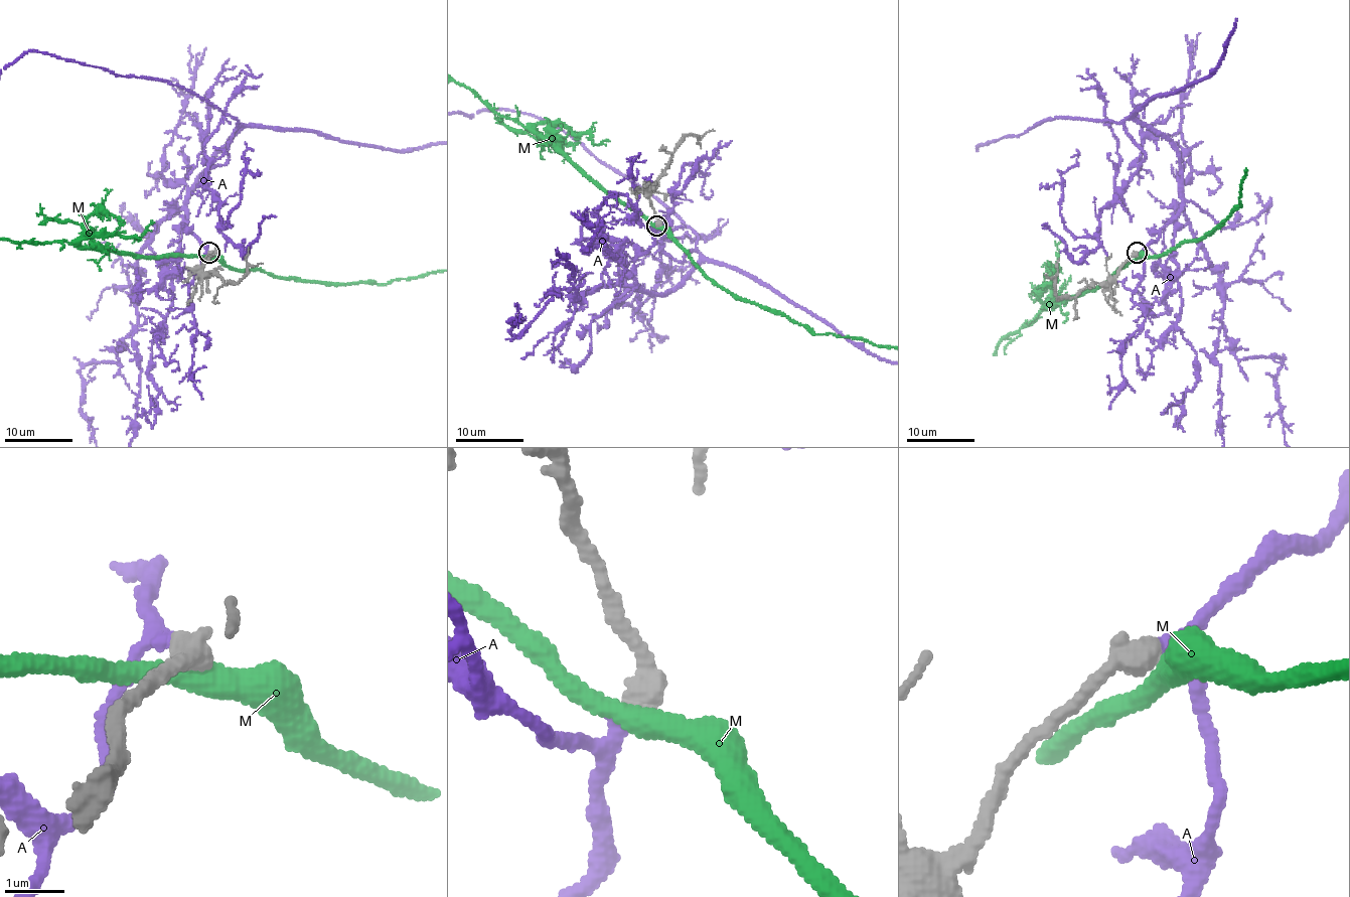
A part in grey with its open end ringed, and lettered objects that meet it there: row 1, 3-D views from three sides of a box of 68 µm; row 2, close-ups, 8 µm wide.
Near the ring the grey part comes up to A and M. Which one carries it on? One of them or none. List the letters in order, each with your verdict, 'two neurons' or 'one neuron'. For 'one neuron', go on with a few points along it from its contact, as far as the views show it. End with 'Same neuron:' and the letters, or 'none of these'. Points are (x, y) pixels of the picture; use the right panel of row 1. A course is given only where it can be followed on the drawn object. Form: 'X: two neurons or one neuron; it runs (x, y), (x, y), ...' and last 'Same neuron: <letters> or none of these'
A: one neuron
M: two neurons
Same neuron: A

